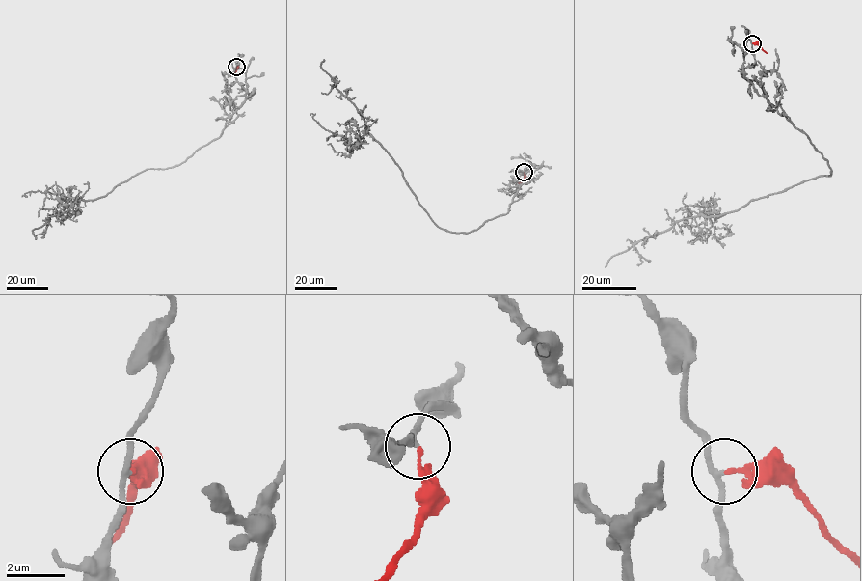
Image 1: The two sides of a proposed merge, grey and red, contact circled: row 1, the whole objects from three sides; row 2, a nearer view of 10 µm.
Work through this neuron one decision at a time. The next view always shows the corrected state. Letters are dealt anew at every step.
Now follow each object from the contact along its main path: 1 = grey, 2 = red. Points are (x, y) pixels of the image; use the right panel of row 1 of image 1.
1: (752, 43), (755, 61), (742, 75), (807, 135), (830, 176), (719, 215), (677, 220), (605, 267)
2: (752, 43), (757, 43), (767, 53)

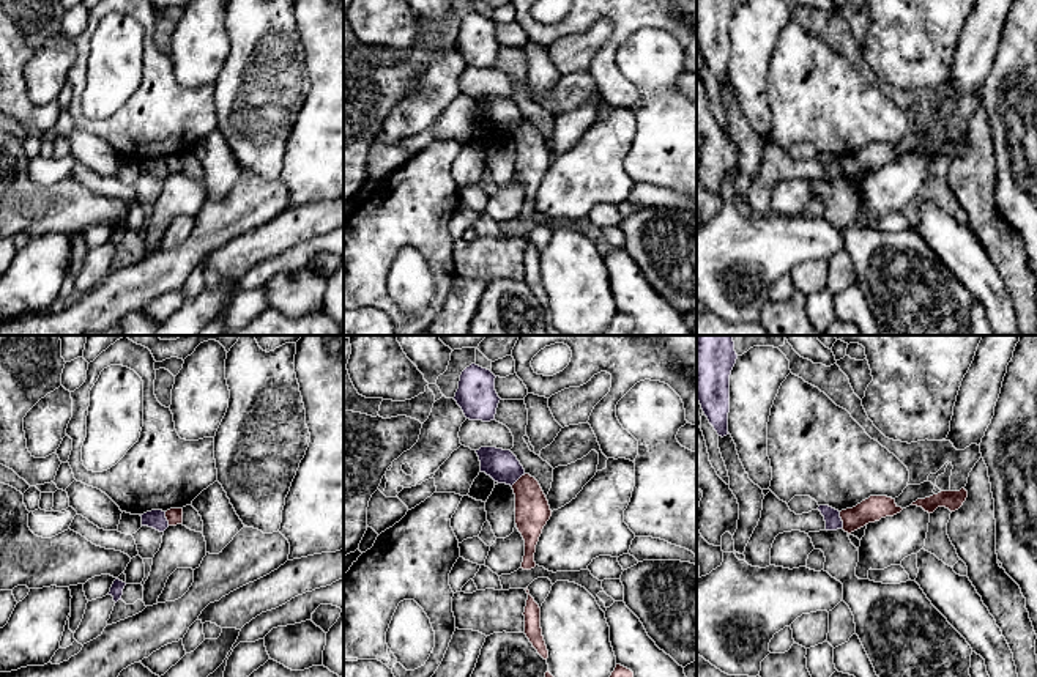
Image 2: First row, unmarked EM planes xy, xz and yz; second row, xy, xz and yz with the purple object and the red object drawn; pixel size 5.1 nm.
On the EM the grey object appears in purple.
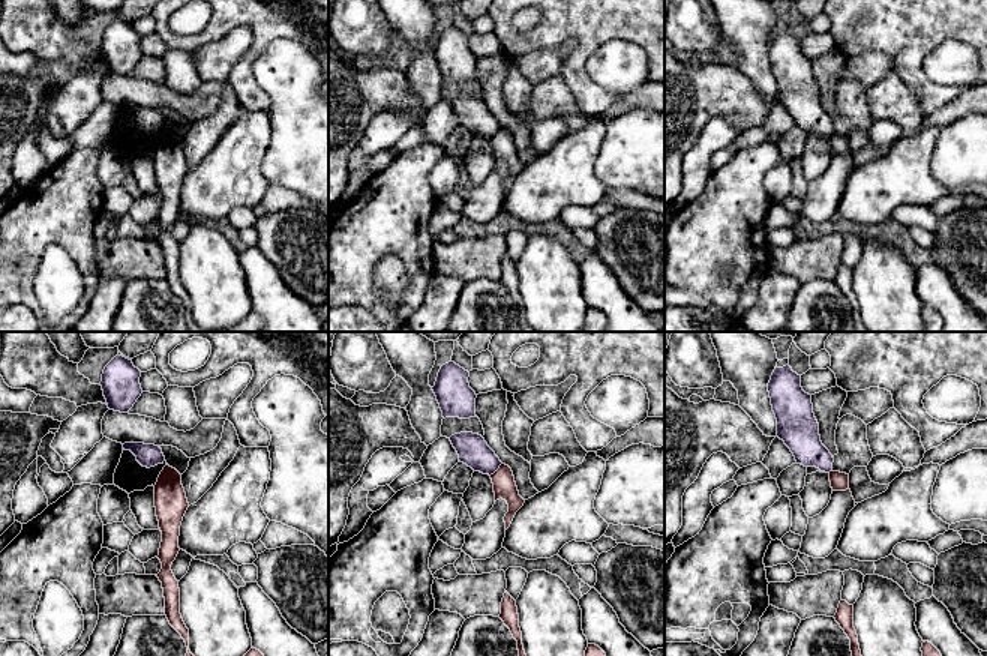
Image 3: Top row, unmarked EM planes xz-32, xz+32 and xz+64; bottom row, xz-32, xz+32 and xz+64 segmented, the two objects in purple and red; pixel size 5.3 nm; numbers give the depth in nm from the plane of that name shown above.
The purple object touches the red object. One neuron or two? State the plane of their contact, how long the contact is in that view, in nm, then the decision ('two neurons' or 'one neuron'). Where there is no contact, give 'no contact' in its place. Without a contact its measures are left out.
meets purple in yz; contact 90 nm long; two neurons

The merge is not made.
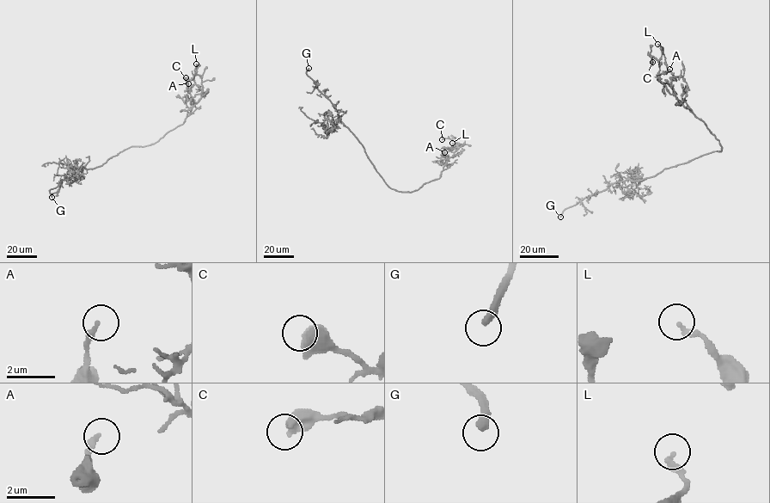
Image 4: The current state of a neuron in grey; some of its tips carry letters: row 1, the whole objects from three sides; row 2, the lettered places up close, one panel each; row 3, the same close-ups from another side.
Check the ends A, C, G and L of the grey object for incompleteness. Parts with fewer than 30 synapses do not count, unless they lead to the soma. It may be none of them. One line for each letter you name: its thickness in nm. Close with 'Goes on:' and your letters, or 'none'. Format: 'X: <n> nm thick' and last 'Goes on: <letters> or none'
G: 340 nm thick
Goes on: G

